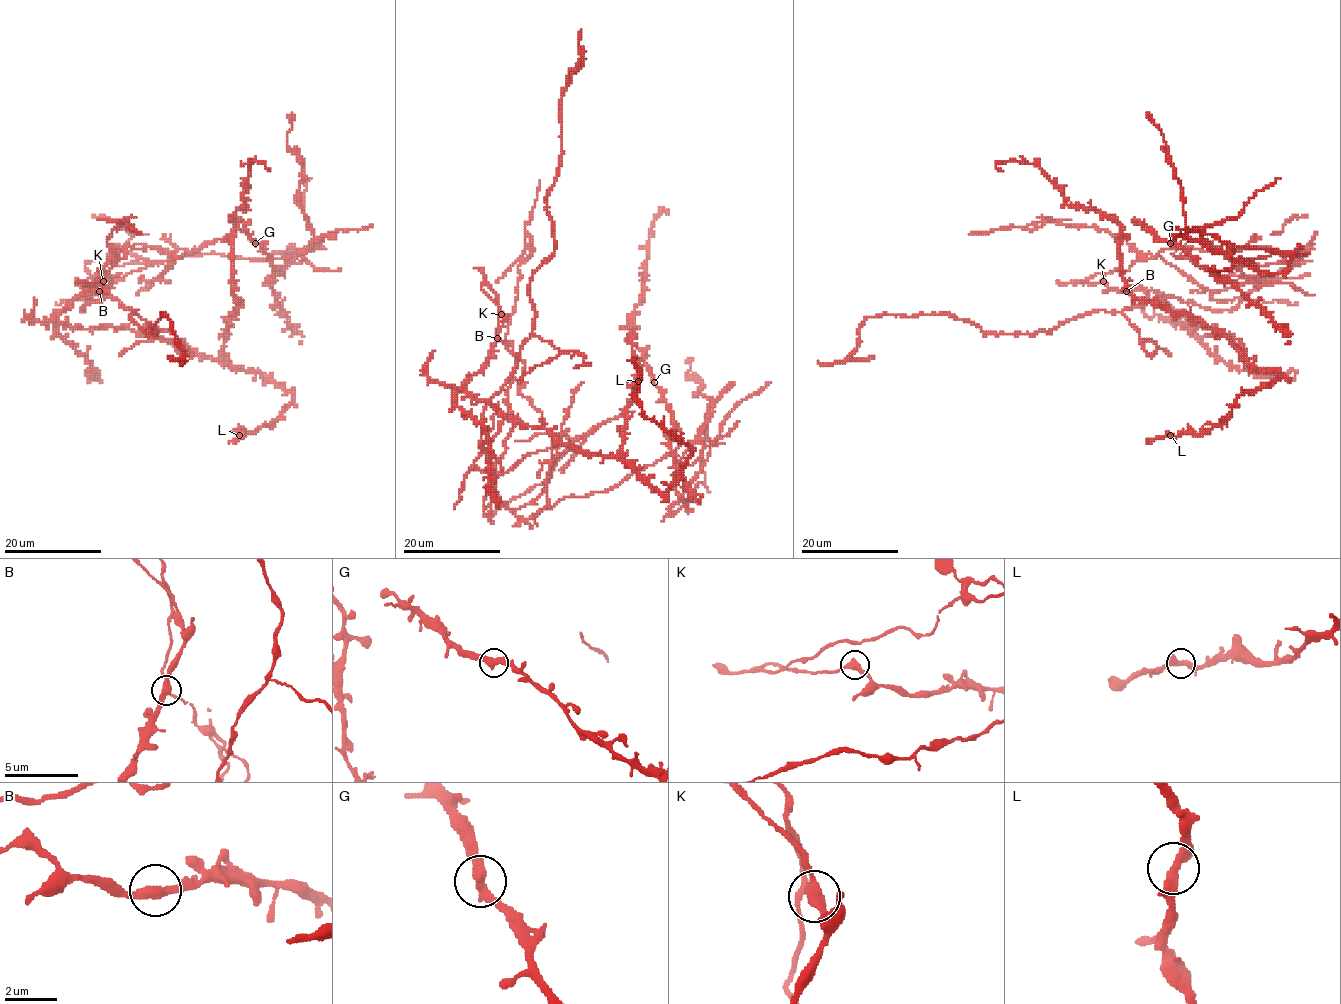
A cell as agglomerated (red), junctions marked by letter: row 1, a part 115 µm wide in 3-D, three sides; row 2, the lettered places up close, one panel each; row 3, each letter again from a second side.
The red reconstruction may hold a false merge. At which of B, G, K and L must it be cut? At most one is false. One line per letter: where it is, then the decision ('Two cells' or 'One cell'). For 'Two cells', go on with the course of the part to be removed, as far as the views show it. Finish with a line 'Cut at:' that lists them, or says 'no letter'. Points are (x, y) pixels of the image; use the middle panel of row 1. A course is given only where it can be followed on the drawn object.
B: Place: (497, 338). One cell
G: Place: (654, 382). One cell
K: Place: (501, 314). Two cells. Course of the part to remove: (501, 315), (484, 283), (518, 365), (484, 451), (553, 251), (581, 55), (568, 85)
L: Place: (638, 381). One cell
Cut at: K

